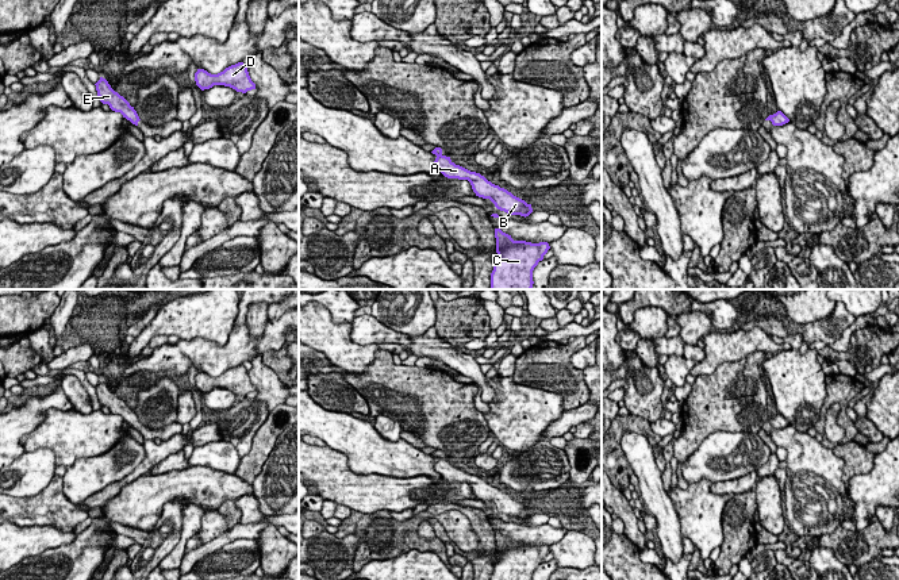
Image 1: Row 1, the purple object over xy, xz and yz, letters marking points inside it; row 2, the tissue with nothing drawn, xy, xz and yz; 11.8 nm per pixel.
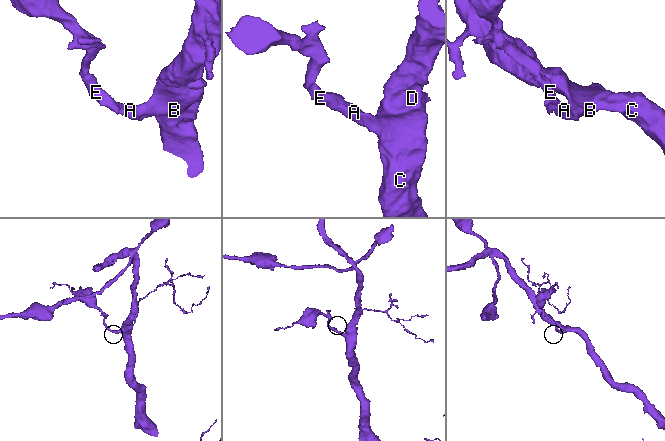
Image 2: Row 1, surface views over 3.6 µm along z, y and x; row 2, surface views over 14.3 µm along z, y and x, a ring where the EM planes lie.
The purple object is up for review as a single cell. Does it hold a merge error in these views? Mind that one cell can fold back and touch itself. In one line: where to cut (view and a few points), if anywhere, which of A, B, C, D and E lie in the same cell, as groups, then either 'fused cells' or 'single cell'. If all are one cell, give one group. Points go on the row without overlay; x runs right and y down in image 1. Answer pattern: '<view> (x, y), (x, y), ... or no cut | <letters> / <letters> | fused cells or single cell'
no cut | A B C D E | single cell

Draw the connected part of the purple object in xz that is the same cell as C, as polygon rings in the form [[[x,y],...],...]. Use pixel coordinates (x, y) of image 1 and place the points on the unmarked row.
[[[495,531],[497,561],[491,580],[533,580],[533,573],[550,552],[548,545],[514,543]]]

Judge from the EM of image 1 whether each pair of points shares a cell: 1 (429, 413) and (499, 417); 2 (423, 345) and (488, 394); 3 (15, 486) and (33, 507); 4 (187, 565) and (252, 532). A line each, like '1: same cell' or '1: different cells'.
1: different cells
2: same cell
3: different cells
4: same cell

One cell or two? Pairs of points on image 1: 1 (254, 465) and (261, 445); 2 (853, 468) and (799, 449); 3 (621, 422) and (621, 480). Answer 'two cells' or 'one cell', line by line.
1: one cell
2: two cells
3: one cell

